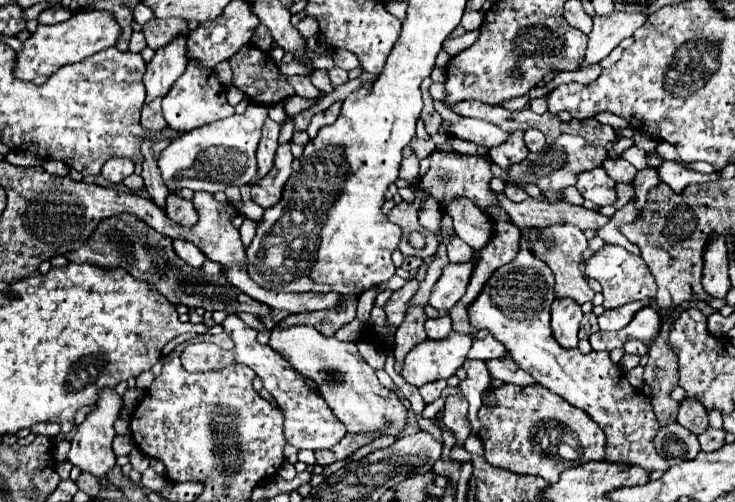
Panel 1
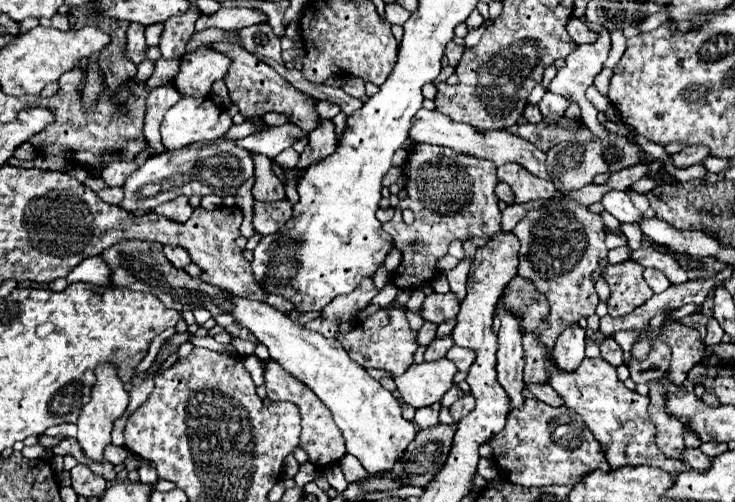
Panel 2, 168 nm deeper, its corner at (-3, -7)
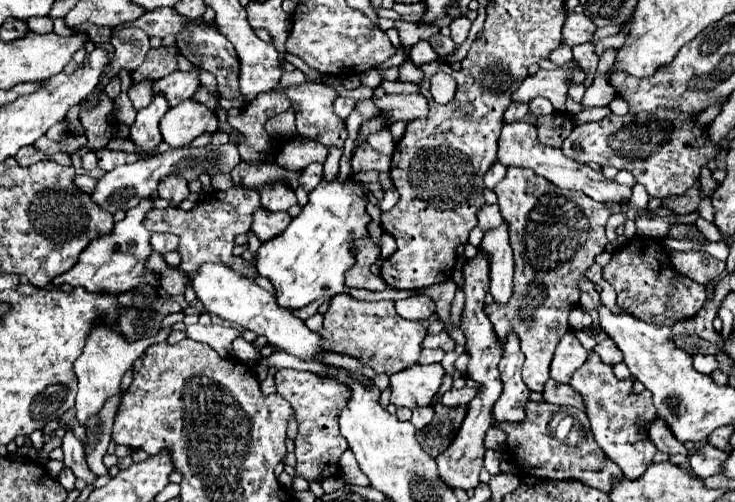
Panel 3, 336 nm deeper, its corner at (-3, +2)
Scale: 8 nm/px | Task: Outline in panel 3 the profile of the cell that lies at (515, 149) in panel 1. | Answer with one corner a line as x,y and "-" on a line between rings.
508,167
506,177
494,187
498,207
510,229
510,245
514,251
514,295
506,305
486,303
488,315
500,345
508,331
520,339
526,357
522,379
530,391
544,391
550,379
550,361
560,339
570,331
568,313
578,307
578,281
594,263
594,257
606,247
606,221
612,215
608,205
598,203
582,191
562,191
548,179
522,167

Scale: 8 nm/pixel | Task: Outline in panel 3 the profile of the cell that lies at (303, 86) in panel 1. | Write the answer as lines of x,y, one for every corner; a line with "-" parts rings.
338,97
336,103
334,103
334,113
342,119
346,119
352,111
352,107
356,107
356,101
354,99
346,99
346,97

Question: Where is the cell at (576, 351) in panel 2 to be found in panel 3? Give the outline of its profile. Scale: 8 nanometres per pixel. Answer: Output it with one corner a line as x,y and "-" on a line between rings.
568,331
556,347
554,359
550,363
550,377
558,383
570,383
570,377
576,369
584,365
588,351
580,345
574,331

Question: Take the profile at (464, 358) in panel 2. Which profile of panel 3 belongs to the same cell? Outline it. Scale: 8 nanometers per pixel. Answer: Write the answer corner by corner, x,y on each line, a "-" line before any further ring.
442,331
442,333
438,333
438,335
426,335
426,337
424,337
422,347
424,347
424,349
428,347
428,349
452,351
452,349
454,349
454,339
452,339
446,331

